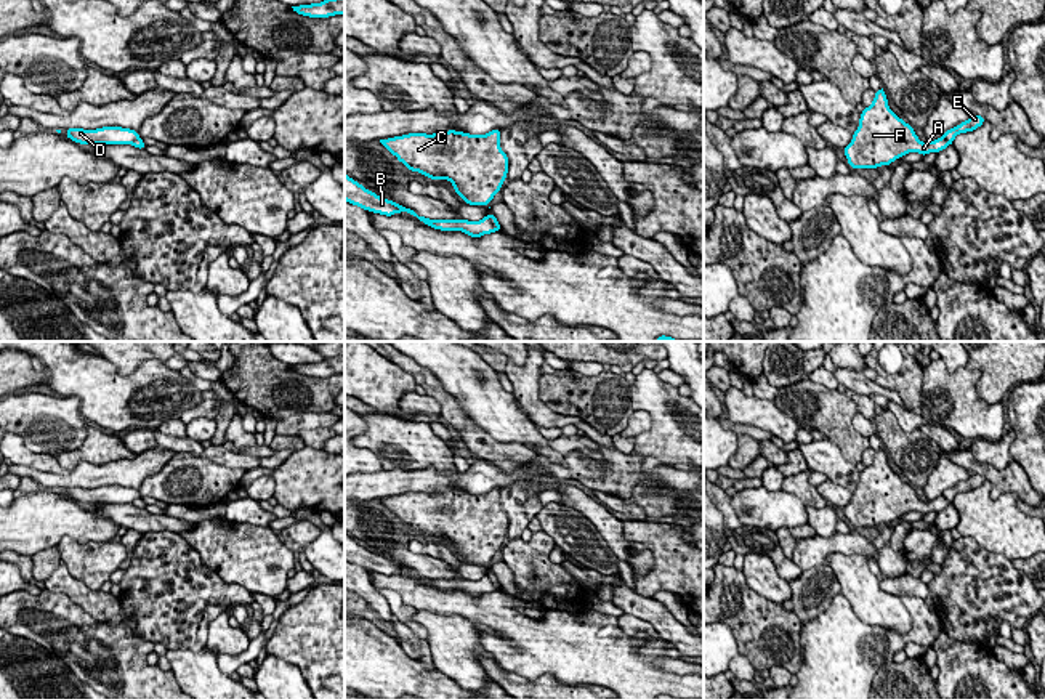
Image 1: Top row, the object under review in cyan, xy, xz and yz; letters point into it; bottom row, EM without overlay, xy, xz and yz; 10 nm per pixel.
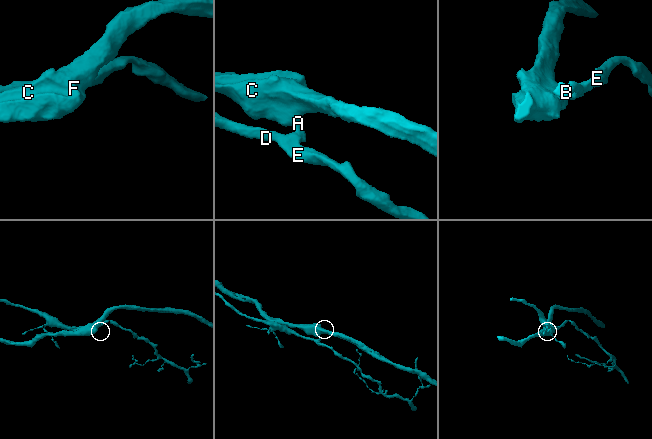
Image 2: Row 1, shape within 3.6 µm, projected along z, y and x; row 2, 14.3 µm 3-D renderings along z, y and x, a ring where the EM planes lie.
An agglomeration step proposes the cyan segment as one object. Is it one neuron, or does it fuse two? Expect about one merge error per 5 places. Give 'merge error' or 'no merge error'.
merge error

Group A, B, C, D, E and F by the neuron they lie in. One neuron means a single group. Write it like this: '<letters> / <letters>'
A C F / B D E

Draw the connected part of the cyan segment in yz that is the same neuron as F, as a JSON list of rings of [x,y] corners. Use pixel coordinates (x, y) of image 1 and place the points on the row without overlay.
[[[875,451],[874,462],[864,467],[859,486],[851,502],[843,508],[848,524],[857,527],[878,527],[896,518],[918,511],[923,516],[930,511],[941,511],[950,505],[942,495],[922,502],[912,484],[899,478],[888,465],[886,452]]]

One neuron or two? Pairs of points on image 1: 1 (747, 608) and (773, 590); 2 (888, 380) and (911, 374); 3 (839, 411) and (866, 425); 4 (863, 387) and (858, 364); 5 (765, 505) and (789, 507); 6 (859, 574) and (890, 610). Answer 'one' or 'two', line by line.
1: two
2: one
3: two
4: two
5: one
6: one

